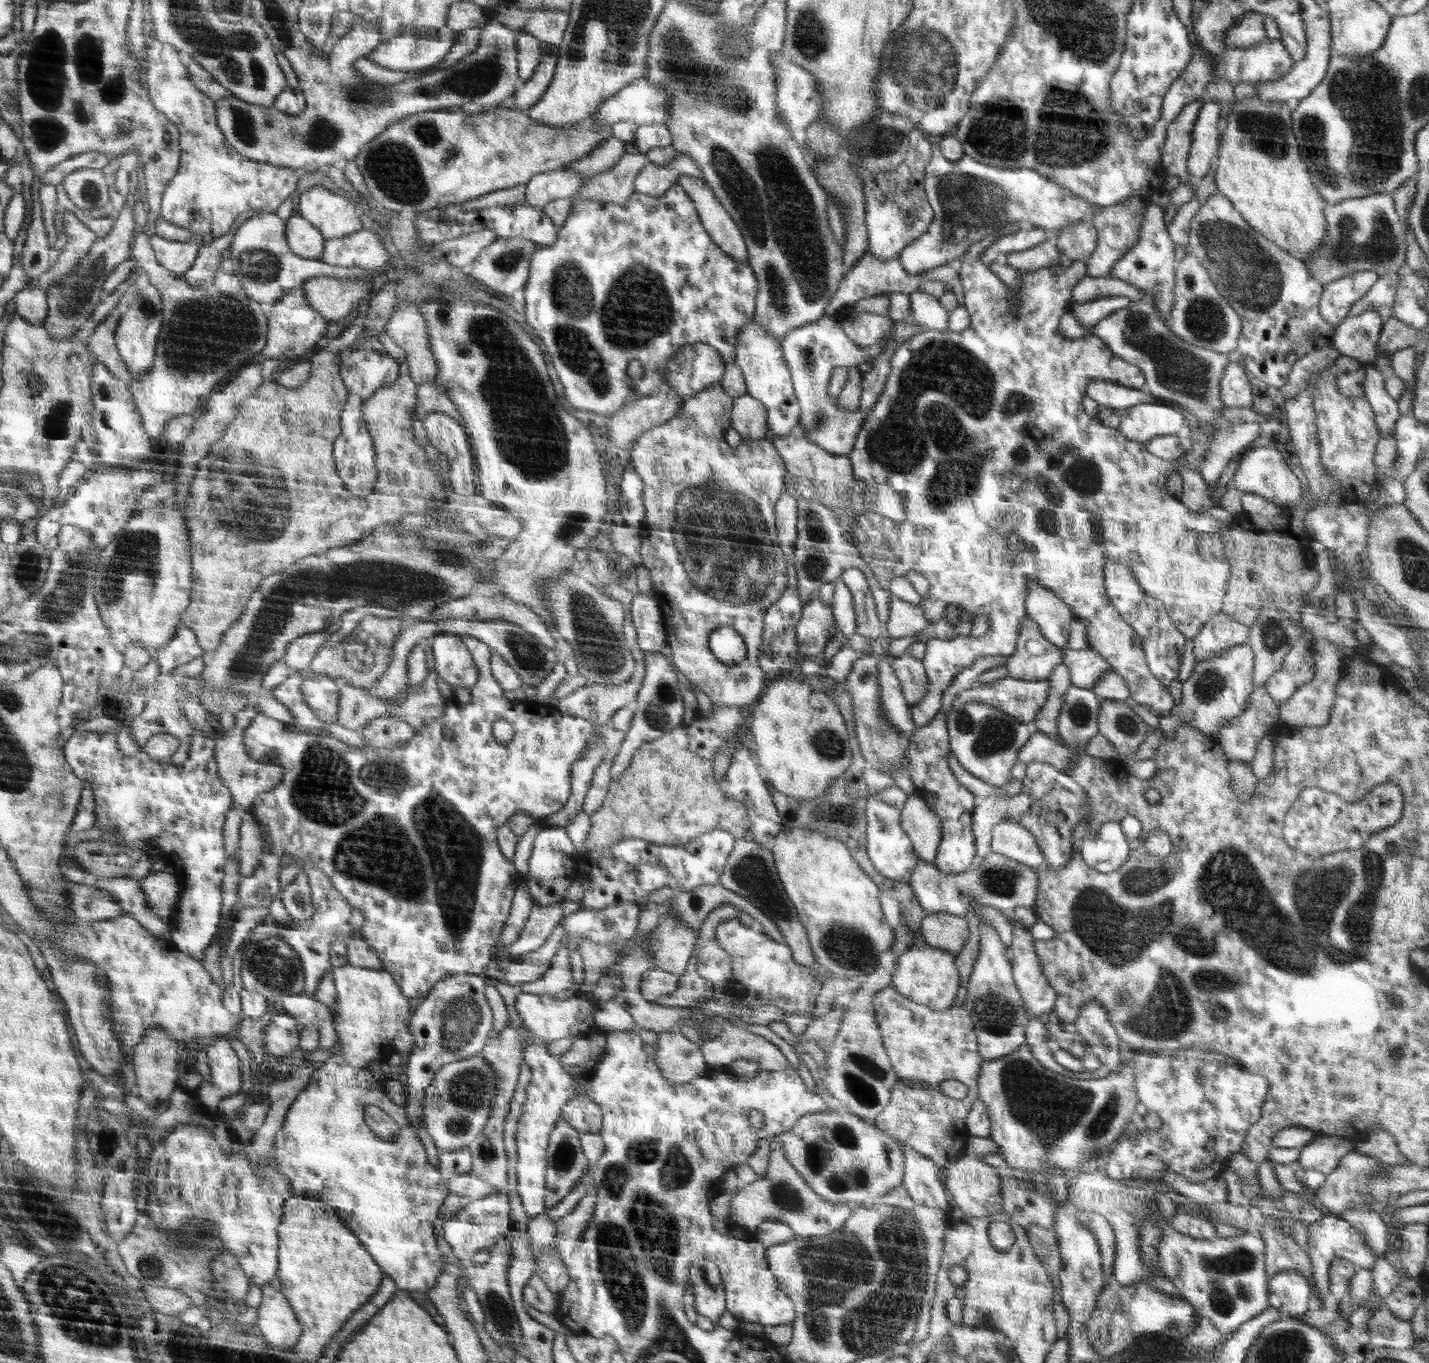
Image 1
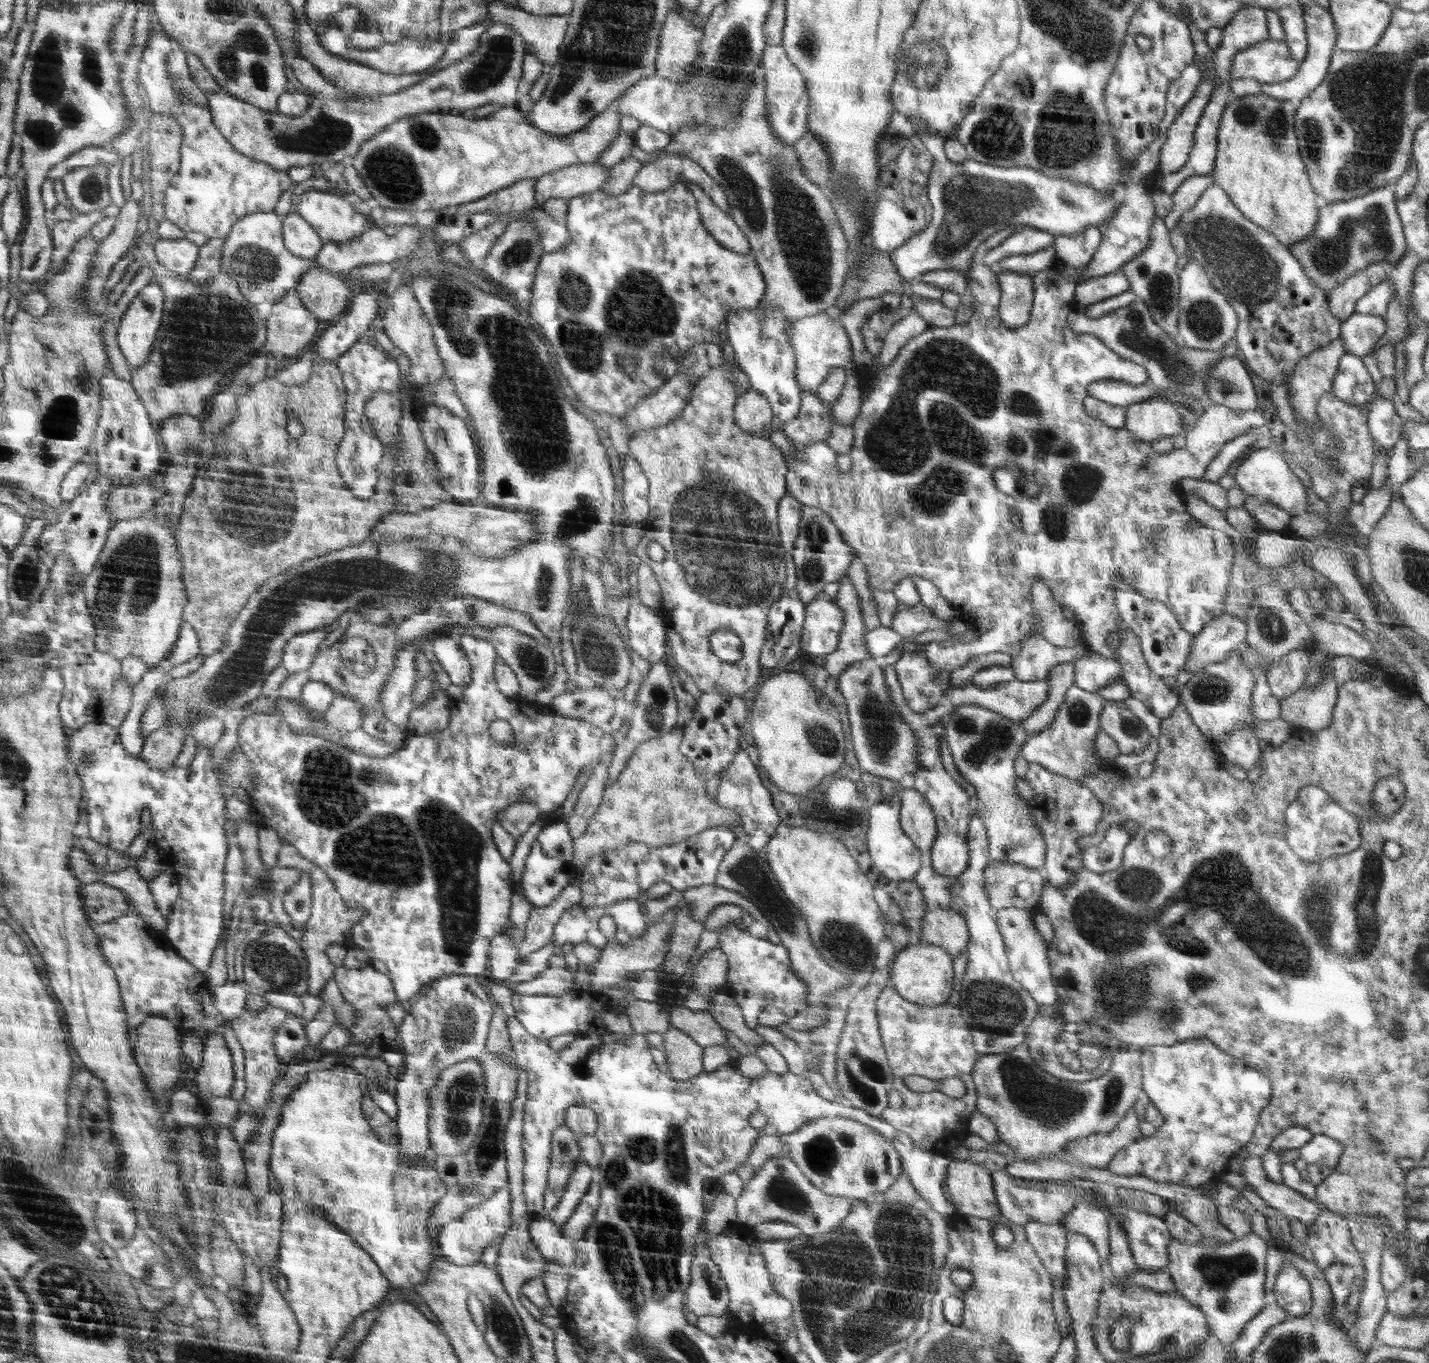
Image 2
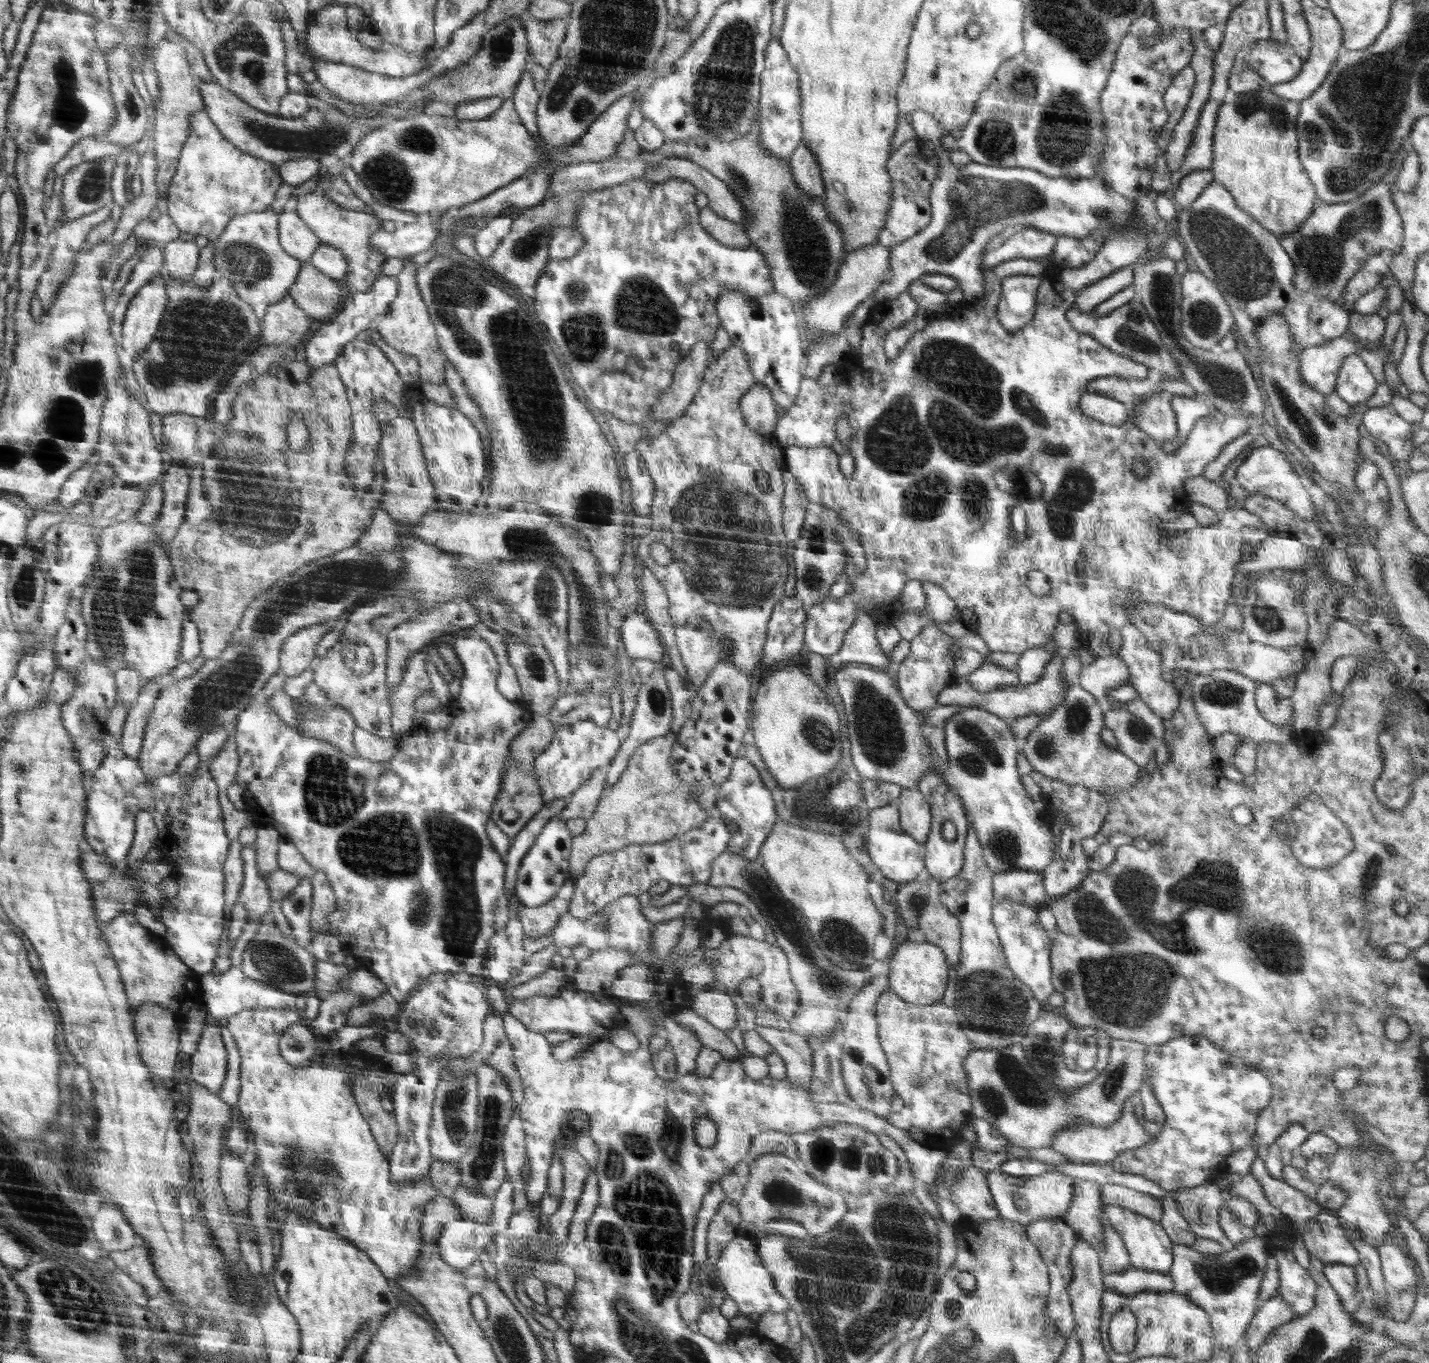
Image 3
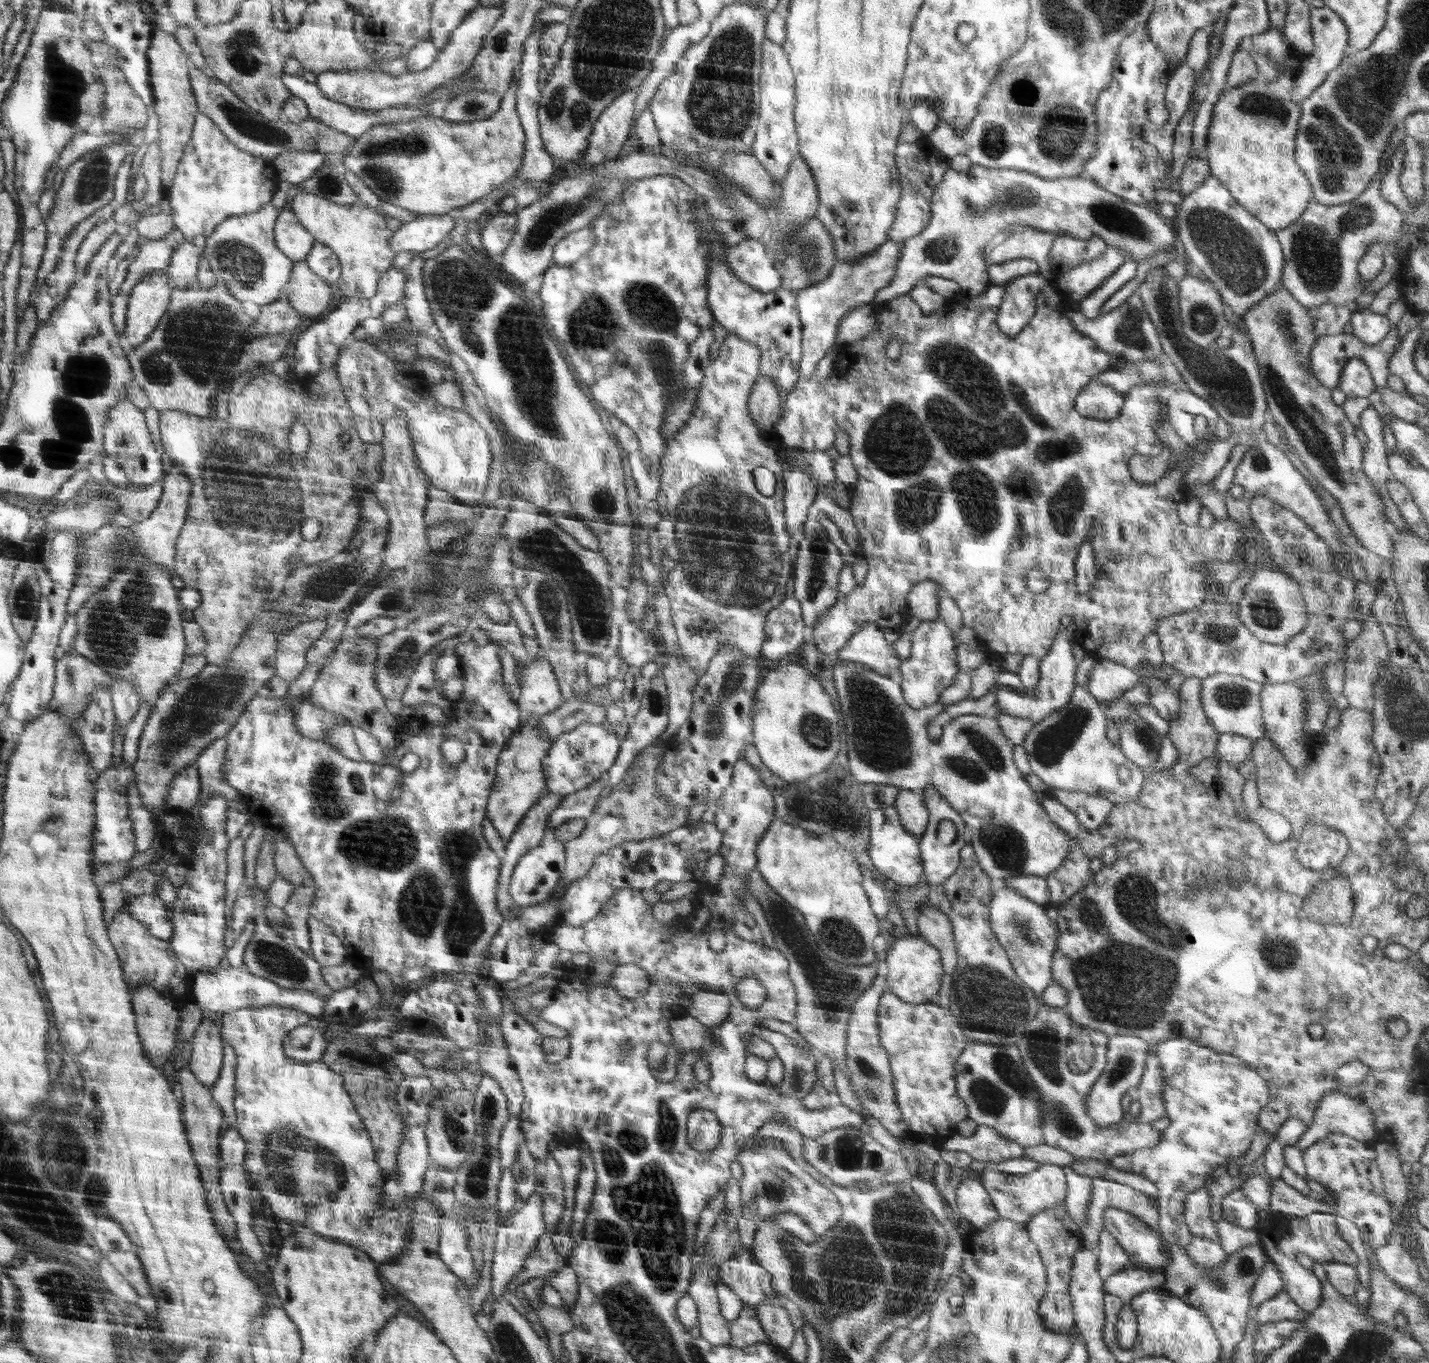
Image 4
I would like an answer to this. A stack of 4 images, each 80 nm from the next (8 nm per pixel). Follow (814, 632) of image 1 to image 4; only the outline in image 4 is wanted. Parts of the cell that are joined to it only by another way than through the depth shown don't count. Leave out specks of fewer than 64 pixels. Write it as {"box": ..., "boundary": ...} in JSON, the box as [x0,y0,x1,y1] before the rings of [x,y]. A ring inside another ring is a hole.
{"box":[773,284,1265,721],"boundary":[[[990,284],[984,292],[975,297],[959,295],[959,297],[952,296],[948,304],[929,315],[922,314],[919,306],[909,297],[908,293],[895,298],[893,301],[876,304],[879,330],[865,336],[860,341],[842,346],[836,353],[837,360],[833,364],[833,372],[828,379],[822,382],[814,380],[814,378],[799,380],[796,382],[794,390],[783,398],[783,414],[778,424],[774,426],[773,433],[782,440],[782,443],[787,448],[798,447],[800,449],[798,452],[788,453],[791,456],[793,469],[802,469],[807,475],[811,476],[817,490],[824,489],[833,498],[835,495],[832,483],[834,480],[841,479],[840,470],[837,462],[832,461],[824,453],[824,450],[828,450],[832,445],[839,430],[845,430],[848,433],[850,445],[848,455],[852,459],[857,472],[857,482],[847,484],[848,496],[851,499],[851,506],[848,510],[851,512],[855,526],[858,529],[859,541],[862,548],[864,548],[863,562],[867,566],[864,582],[856,585],[852,593],[849,593],[844,598],[838,598],[832,609],[826,611],[822,617],[818,617],[816,625],[808,632],[807,639],[814,641],[818,650],[833,657],[848,644],[852,635],[862,629],[866,623],[872,623],[880,630],[890,629],[900,632],[900,627],[902,627],[906,615],[906,600],[910,589],[918,582],[932,581],[944,588],[956,601],[956,605],[962,614],[963,625],[976,631],[977,638],[982,643],[982,649],[984,649],[984,646],[987,648],[987,651],[984,652],[986,657],[991,663],[994,662],[995,665],[999,666],[1000,669],[1003,668],[1001,661],[1003,654],[1020,652],[1024,655],[1033,654],[1040,658],[1046,656],[1061,628],[1061,617],[1069,616],[1078,625],[1074,630],[1074,634],[1072,634],[1074,644],[1085,646],[1087,651],[1097,659],[1108,659],[1132,669],[1138,676],[1138,682],[1142,680],[1148,686],[1148,692],[1151,695],[1148,704],[1156,708],[1156,712],[1164,720],[1171,721],[1178,718],[1180,712],[1179,692],[1170,689],[1166,682],[1155,678],[1154,675],[1144,671],[1141,667],[1142,663],[1150,663],[1154,668],[1159,669],[1163,662],[1160,641],[1153,632],[1153,630],[1157,630],[1156,623],[1160,619],[1164,619],[1164,617],[1184,613],[1191,609],[1199,609],[1204,604],[1204,597],[1208,595],[1211,597],[1224,595],[1226,588],[1222,588],[1222,583],[1218,579],[1214,579],[1212,575],[1204,573],[1206,565],[1210,564],[1210,562],[1216,562],[1216,564],[1229,563],[1234,555],[1238,555],[1239,544],[1265,544],[1263,535],[1259,532],[1257,523],[1254,520],[1255,526],[1251,530],[1243,530],[1229,516],[1224,520],[1216,521],[1211,528],[1200,528],[1198,525],[1186,526],[1180,522],[1177,515],[1177,506],[1180,501],[1186,499],[1183,476],[1187,468],[1193,466],[1193,459],[1199,453],[1205,453],[1212,443],[1220,441],[1217,439],[1217,434],[1209,432],[1208,422],[1206,422],[1204,416],[1196,416],[1194,431],[1199,437],[1199,444],[1192,446],[1190,453],[1181,451],[1179,459],[1175,459],[1169,465],[1164,476],[1158,482],[1152,484],[1136,482],[1129,471],[1129,460],[1136,455],[1156,456],[1165,448],[1155,431],[1155,426],[1161,420],[1161,408],[1163,408],[1157,390],[1159,390],[1159,386],[1166,384],[1147,382],[1132,386],[1125,394],[1124,404],[1116,418],[1104,420],[1081,415],[1075,409],[1075,400],[1082,387],[1093,377],[1100,376],[1105,370],[1114,366],[1120,367],[1125,363],[1124,358],[1112,356],[1100,350],[1096,342],[1093,342],[1092,339],[1082,334],[1074,326],[1072,319],[1068,318],[1068,310],[1064,309],[1065,307],[1062,306],[1062,310],[1049,308],[1042,292],[1037,294],[1035,313],[1032,318],[1014,337],[1004,334],[996,323],[997,314],[1005,295],[1005,285]],[[890,340],[898,340],[898,343],[902,340],[901,356],[896,360],[890,360],[886,354],[886,346],[888,346]],[[1016,470],[1018,470],[1018,474],[1016,474]],[[1022,470],[1024,470],[1026,476],[1022,474]],[[1017,475],[1023,479],[1031,478],[1031,482],[1035,482],[1036,490],[1034,490],[1034,494],[1020,494],[1020,490],[1016,490],[1017,486],[1014,484],[1014,480]],[[950,484],[956,484],[956,486],[950,486]],[[1106,516],[1110,516],[1112,520],[1108,522]],[[1098,520],[1100,520],[1100,524],[1104,528],[1108,526],[1108,534],[1110,532],[1112,534],[1106,536],[1104,540],[1100,538],[1098,546],[1096,546],[1095,534],[1092,534],[1091,546],[1094,552],[1094,562],[1096,563],[1096,581],[1092,584],[1092,590],[1080,594],[1077,592],[1075,582],[1075,560],[1079,548],[1088,540],[1090,526],[1096,524]],[[1114,530],[1120,530],[1118,540],[1114,538]],[[1114,546],[1118,546],[1118,548],[1114,548]],[[1036,568],[1042,570],[1048,576],[1050,582],[1050,586],[1040,593],[1031,592],[1027,588],[1027,573]]]}

